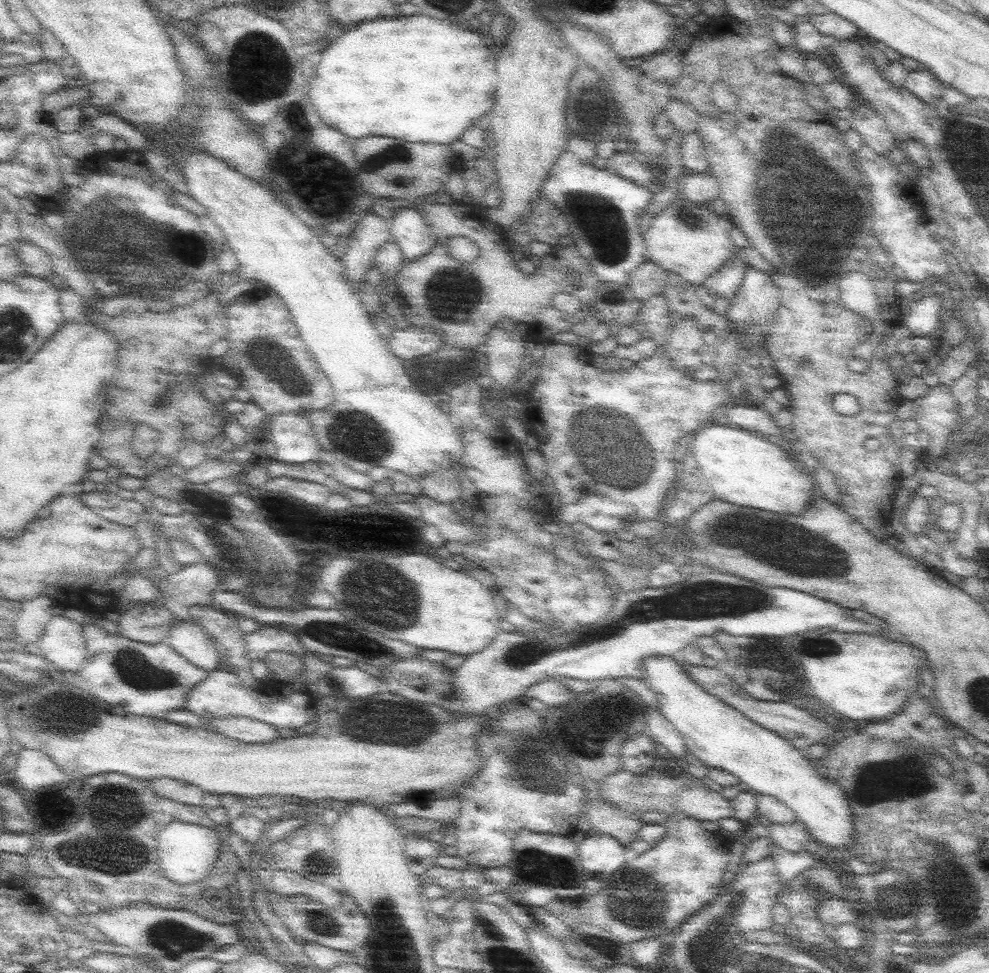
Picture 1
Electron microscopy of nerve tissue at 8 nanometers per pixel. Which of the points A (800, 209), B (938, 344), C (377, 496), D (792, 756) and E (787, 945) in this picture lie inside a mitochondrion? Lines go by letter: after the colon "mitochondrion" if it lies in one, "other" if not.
A: mitochondrion
B: other
C: other
D: other
E: other

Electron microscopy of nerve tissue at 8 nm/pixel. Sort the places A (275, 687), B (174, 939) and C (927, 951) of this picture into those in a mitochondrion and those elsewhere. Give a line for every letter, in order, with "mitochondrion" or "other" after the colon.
A: other
B: mitochondrion
C: other

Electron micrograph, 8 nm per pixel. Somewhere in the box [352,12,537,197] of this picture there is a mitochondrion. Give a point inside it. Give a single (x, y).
(380, 160)

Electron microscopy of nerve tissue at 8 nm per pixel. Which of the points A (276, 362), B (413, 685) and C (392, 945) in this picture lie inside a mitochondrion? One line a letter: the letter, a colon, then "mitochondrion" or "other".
A: mitochondrion
B: mitochondrion
C: mitochondrion

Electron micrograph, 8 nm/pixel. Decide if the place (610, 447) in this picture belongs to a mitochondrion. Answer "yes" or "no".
yes

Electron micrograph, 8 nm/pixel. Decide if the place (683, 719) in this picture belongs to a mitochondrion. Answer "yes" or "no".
no

